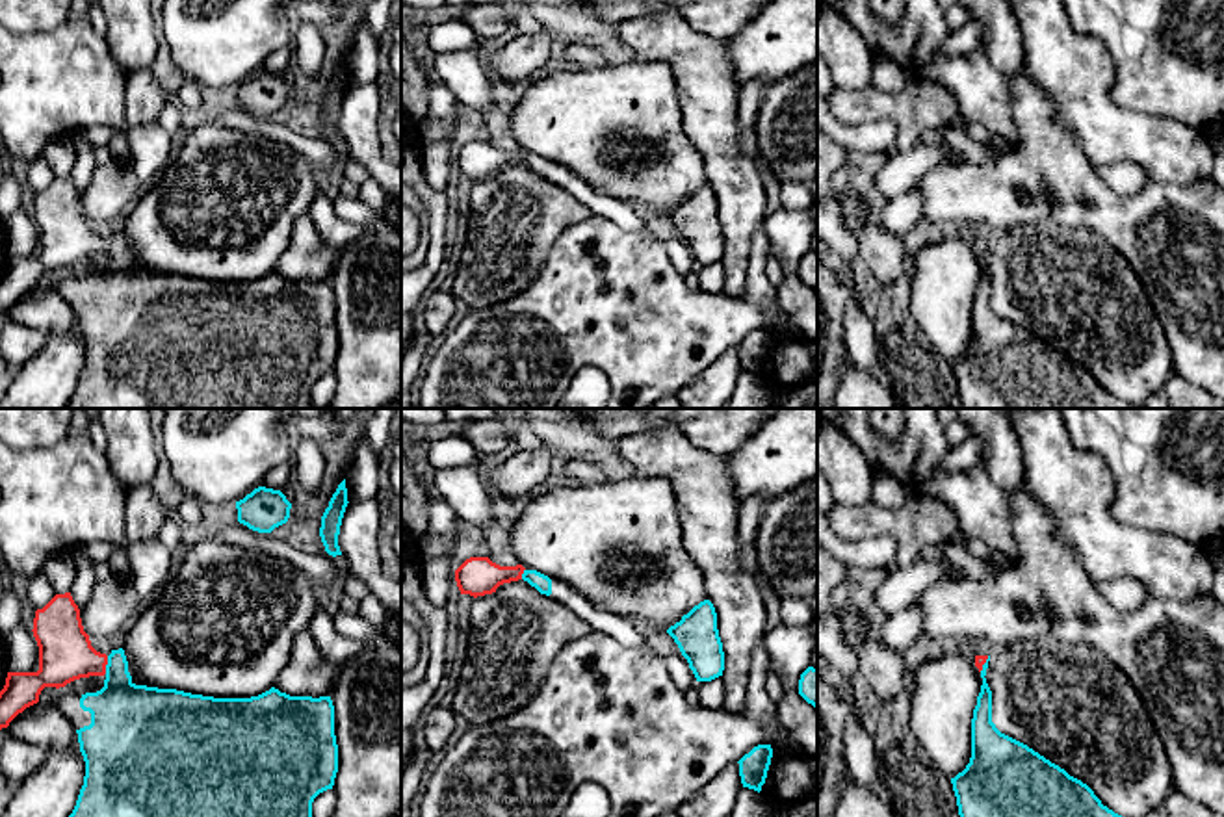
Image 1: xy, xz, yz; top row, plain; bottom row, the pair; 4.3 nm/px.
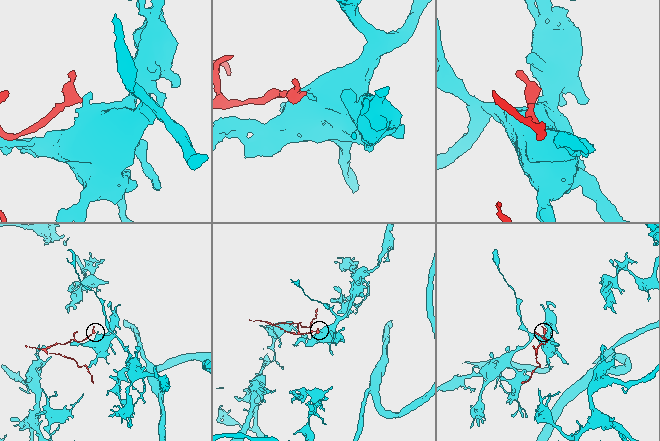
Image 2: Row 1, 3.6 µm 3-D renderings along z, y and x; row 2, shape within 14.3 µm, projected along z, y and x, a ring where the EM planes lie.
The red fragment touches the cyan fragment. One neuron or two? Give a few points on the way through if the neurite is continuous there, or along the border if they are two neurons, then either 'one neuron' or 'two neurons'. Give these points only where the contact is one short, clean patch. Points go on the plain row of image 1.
way xy (65, 238), (91, 247), (106, 247), (117, 259), (125, 301); one neuron

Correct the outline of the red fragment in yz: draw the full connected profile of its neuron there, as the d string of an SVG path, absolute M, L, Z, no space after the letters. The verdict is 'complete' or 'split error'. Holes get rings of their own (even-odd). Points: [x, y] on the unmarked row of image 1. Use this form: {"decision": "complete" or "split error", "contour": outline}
{"decision": "split error", "contour": "M975 240L975 251L981 256L983 269L971 303L971 342L962 357L951 362L962 408L1144 408L1126 403L1094 379L1081 364L1070 360L1064 353L1051 347L1027 329L1001 318L992 306L992 275L986 267L990 240Z"}

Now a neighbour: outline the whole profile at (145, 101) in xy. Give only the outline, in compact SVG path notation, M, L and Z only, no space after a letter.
M134 71L126 76L126 124L141 126L156 123L171 100L160 89L156 76L149 71Z

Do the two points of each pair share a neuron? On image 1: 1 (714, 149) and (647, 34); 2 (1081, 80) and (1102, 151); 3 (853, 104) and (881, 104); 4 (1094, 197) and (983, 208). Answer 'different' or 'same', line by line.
1: same
2: same
3: same
4: same

